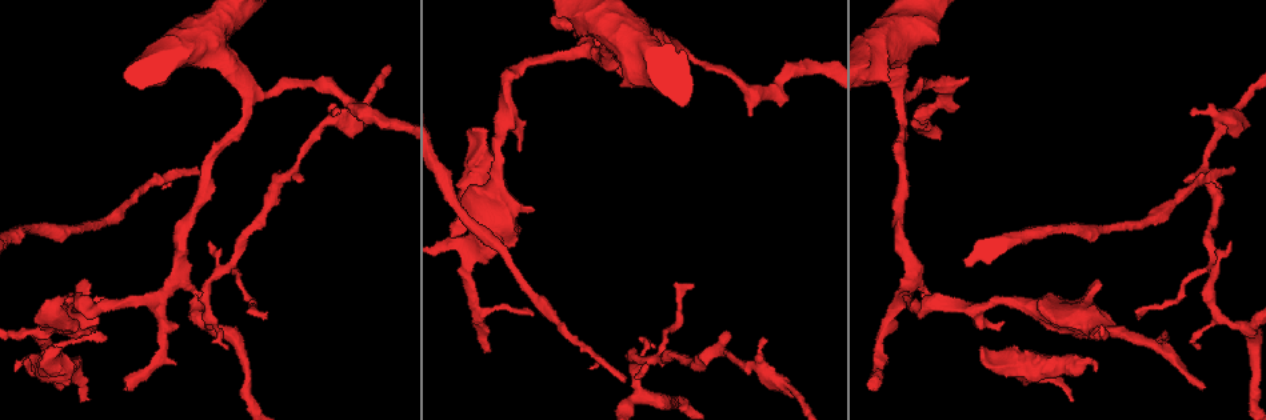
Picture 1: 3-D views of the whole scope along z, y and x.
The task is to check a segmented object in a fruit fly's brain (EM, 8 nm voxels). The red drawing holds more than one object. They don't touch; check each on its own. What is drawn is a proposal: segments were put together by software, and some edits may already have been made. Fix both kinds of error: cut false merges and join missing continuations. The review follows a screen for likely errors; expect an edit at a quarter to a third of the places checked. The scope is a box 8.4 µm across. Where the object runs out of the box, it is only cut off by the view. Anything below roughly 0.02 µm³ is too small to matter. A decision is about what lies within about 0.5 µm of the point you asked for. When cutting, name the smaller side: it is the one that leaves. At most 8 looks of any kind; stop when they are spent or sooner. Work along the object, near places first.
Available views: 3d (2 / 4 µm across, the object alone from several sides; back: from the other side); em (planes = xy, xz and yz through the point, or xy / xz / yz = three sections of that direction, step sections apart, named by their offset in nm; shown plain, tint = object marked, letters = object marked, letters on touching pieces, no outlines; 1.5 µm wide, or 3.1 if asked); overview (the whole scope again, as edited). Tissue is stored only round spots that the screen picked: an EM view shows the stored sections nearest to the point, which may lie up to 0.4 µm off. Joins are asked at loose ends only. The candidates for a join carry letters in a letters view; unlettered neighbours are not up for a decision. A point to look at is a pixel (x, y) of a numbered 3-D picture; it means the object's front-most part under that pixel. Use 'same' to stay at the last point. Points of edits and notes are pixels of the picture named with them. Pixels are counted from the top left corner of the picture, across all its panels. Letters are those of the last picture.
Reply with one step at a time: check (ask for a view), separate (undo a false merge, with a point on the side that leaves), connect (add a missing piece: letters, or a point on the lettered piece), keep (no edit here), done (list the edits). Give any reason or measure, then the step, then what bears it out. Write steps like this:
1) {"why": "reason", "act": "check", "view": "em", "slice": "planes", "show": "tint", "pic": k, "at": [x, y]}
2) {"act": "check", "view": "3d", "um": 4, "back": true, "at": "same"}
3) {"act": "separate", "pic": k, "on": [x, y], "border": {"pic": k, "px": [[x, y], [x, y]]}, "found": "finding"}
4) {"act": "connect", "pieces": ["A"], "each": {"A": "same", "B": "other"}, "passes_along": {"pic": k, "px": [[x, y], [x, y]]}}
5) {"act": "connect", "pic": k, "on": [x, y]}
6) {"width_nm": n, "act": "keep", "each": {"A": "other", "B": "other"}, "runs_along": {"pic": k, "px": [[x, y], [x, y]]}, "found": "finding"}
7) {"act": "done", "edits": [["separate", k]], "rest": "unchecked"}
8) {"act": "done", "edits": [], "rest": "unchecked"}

{"why": "thick turns thin", "act": "check", "view": "em", "slice": "planes", "show": "tint", "pic": 1, "at": [744, 363]}

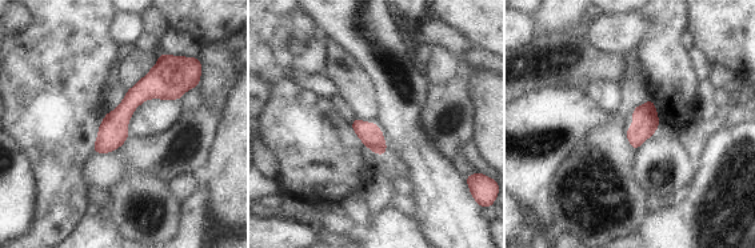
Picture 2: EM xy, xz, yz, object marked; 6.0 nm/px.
{"why": "what lies round it", "act": "check", "view": "em", "slice": "planes", "show": "letters", "at": "same"}

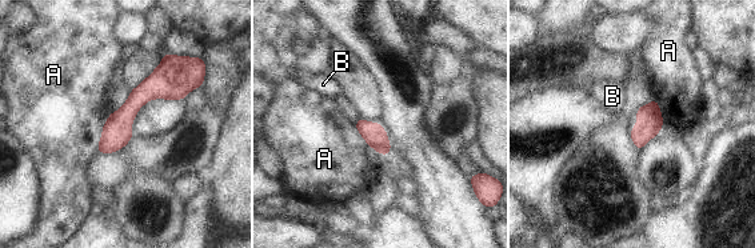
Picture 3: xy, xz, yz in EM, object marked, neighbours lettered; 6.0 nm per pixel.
{"act": "keep", "each": {"A": "other", "B": "other"}, "border": {"pic": 3, "px": [[111, 112], [95, 152]]}, "found": "continuous, no second neuron"}

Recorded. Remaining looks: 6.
{"why": "an open end", "act": "check", "view": "3d", "um": 4, "pic": 1, "at": [622, 379]}

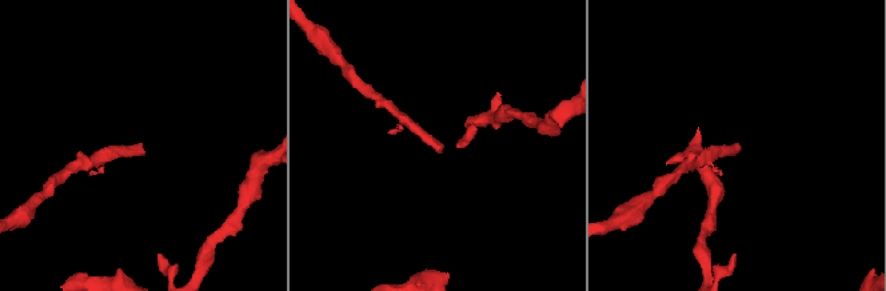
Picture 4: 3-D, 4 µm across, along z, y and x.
{"act": "check", "view": "em", "slice": "planes", "show": "letters", "pic": 4, "at": [738, 149]}

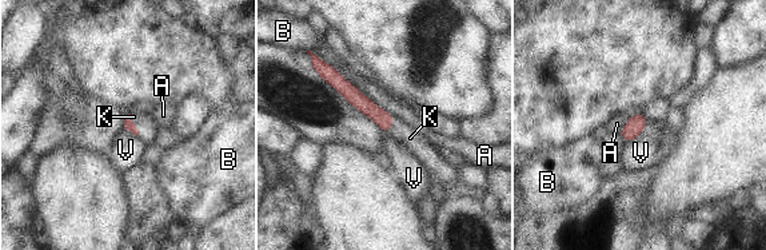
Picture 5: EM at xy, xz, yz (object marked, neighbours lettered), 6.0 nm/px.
{"longest_contact_nm": ["A", 460], "act": "connect", "pieces": ["K"], "each": {"A": "other", "B": "other", "K": "same", "V": "other"}, "found": "the neuron continues"}

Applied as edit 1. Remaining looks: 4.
{"why": "see it whole again", "act": "check", "view": "overview"}

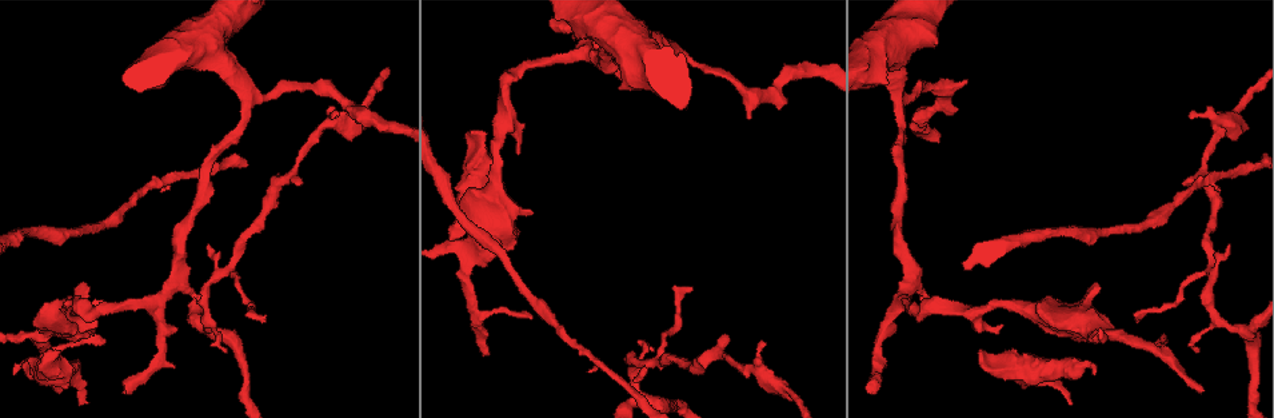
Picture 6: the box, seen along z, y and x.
{"why": "an open end", "act": "check", "view": "em", "slice": "xy", "step": 4, "show": "letters", "pic": 6, "at": [1099, 284]}

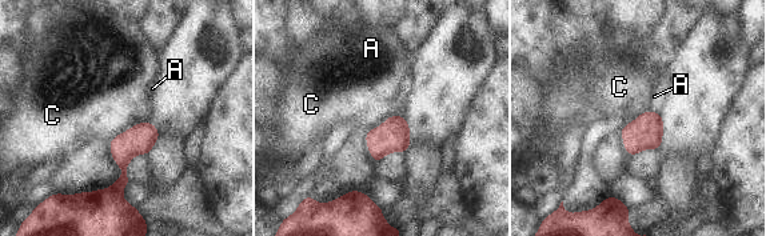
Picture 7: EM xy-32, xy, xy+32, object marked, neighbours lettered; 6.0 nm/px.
{"act": "check", "view": "em", "slice": "planes", "show": "letters", "at": "same"}

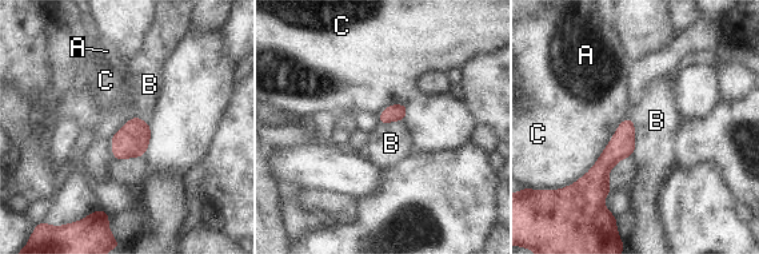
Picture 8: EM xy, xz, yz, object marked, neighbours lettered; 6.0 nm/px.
{"longest_contact_nm": ["C", 550], "act": "keep", "each": {"A": "other", "B": "other", "C": "other"}, "found": "none of them fits"}

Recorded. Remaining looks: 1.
{"act": "done", "edits": [["connect", 5]], "rest": "unchecked"}

